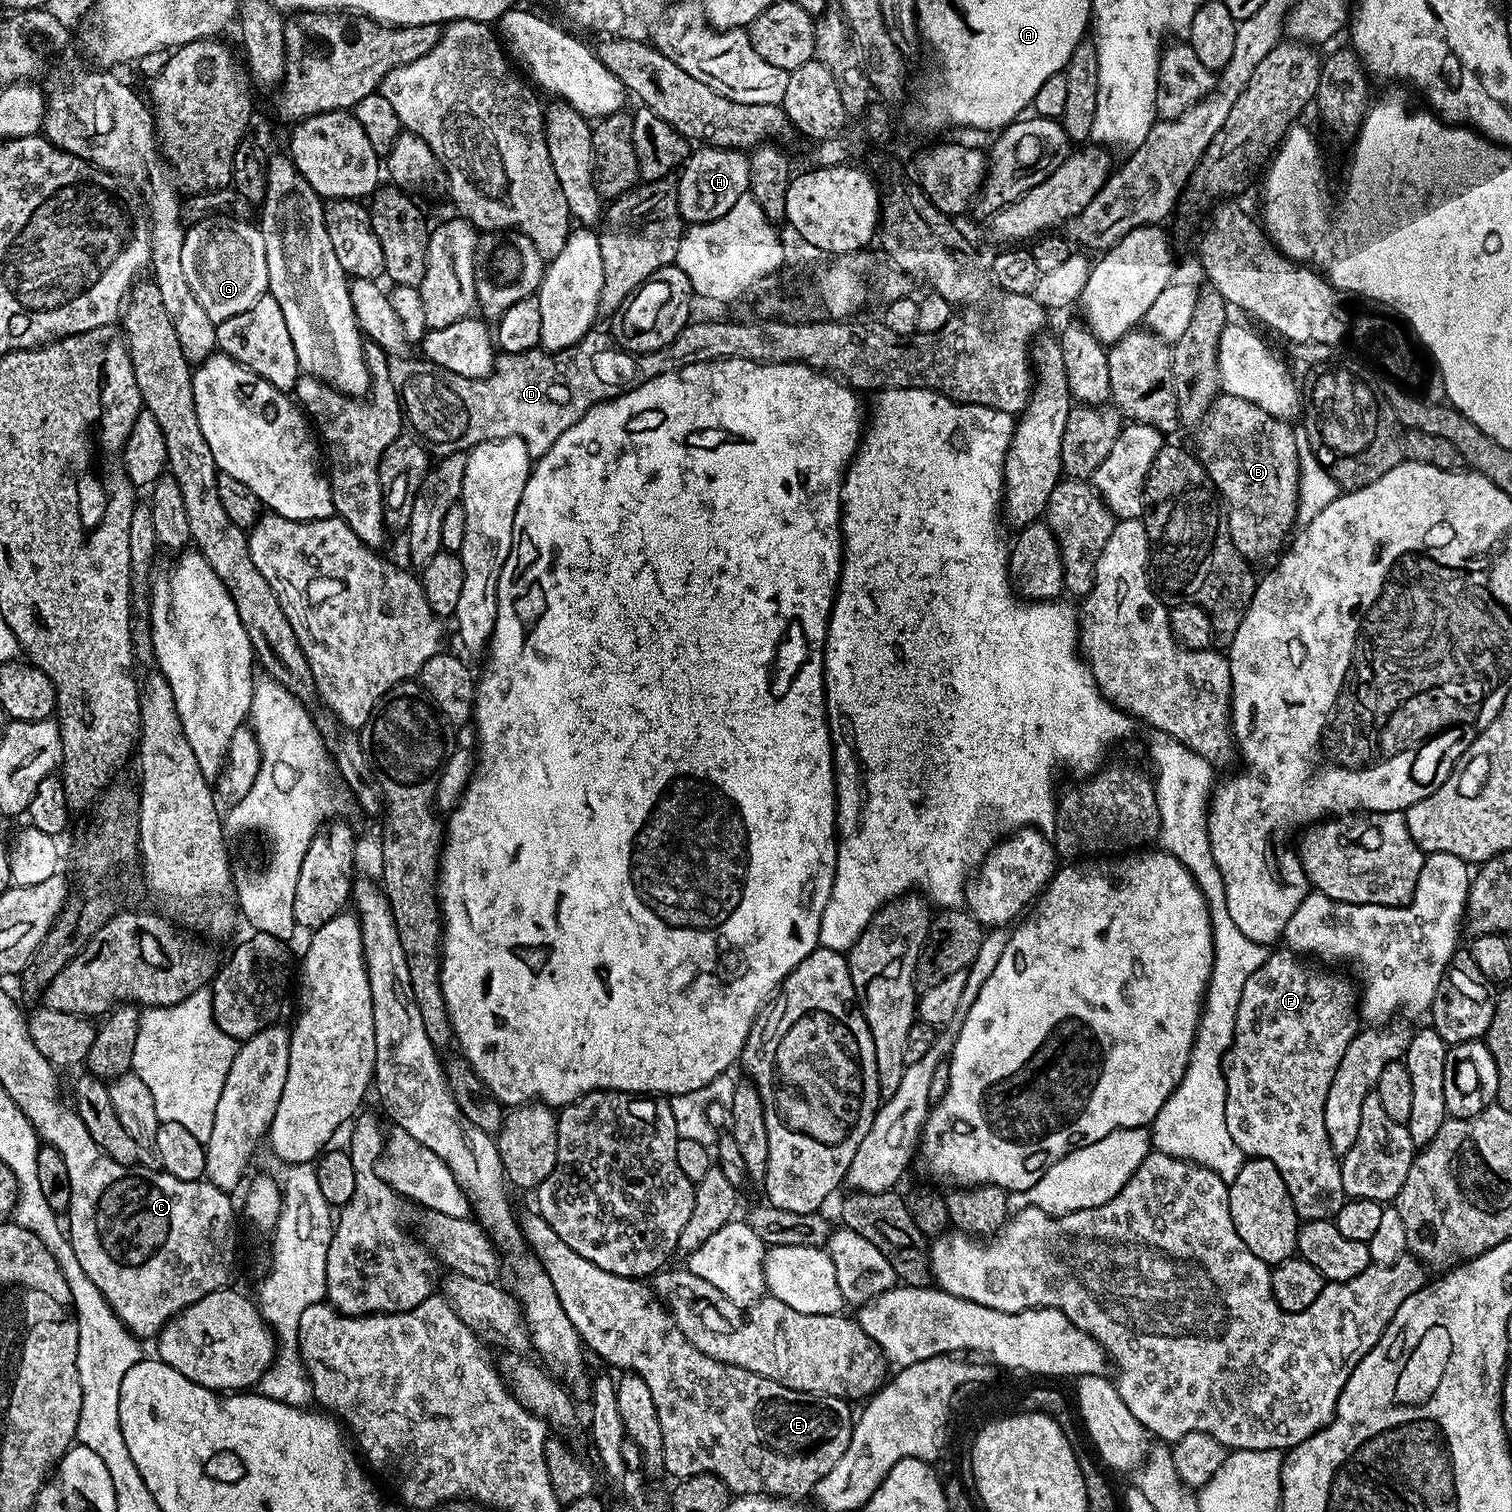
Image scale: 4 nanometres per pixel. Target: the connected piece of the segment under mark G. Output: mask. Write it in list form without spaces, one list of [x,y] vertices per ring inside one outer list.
[[[230,215],[206,217],[185,231],[182,270],[186,273],[186,282],[190,282],[190,290],[194,290],[194,298],[202,302],[202,310],[217,322],[250,310],[268,290],[266,246],[259,227]]]

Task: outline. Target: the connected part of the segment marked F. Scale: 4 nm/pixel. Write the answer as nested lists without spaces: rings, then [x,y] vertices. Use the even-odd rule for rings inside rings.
[[[1273,951],[1250,974],[1246,981],[1246,986],[1242,990],[1242,1002],[1238,1002],[1238,1018],[1234,1022],[1234,1038],[1231,1049],[1226,1057],[1224,1066],[1224,1081],[1226,1082],[1226,1130],[1230,1130],[1230,1138],[1244,1151],[1248,1158],[1266,1158],[1278,1166],[1282,1178],[1286,1182],[1286,1190],[1296,1207],[1296,1215],[1301,1221],[1306,1220],[1332,1220],[1338,1214],[1338,1210],[1345,1202],[1345,1194],[1342,1190],[1342,1174],[1340,1173],[1340,1160],[1336,1152],[1330,1146],[1330,1138],[1326,1134],[1326,1118],[1324,1117],[1324,1107],[1326,1106],[1326,1094],[1330,1094],[1330,1082],[1334,1082],[1334,1070],[1338,1070],[1338,1062],[1342,1062],[1342,1054],[1346,1054],[1346,1046],[1358,1035],[1358,992],[1352,989],[1352,984],[1348,980],[1343,980],[1340,976],[1319,976],[1316,972],[1311,972],[1303,964],[1299,955],[1291,951]]]

